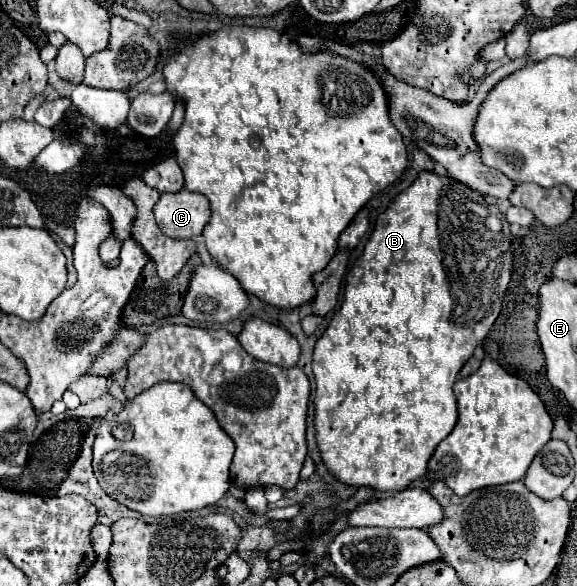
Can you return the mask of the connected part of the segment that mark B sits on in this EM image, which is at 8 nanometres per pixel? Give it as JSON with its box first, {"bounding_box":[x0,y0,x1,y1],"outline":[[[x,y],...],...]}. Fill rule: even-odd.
{"bounding_box":[313,172,513,492],"outline":[[[419,172],[417,180],[405,188],[401,194],[397,194],[385,212],[381,212],[375,220],[375,230],[363,248],[361,256],[355,260],[351,268],[351,276],[345,280],[345,292],[341,308],[335,312],[333,320],[329,322],[327,330],[315,344],[313,354],[313,374],[317,382],[315,390],[315,428],[317,428],[317,444],[323,456],[323,462],[327,468],[341,480],[351,486],[373,486],[381,492],[397,492],[411,484],[411,480],[423,478],[427,472],[427,460],[437,448],[437,444],[453,430],[457,422],[457,404],[453,396],[453,384],[457,380],[459,370],[463,364],[473,356],[475,346],[489,334],[493,328],[493,322],[497,320],[501,312],[501,304],[505,298],[505,292],[511,282],[511,270],[513,270],[513,250],[511,250],[511,230],[505,216],[499,212],[497,206],[489,204],[485,198],[475,200],[469,196],[469,188],[465,184],[453,182],[449,176],[439,176],[435,172]],[[467,202],[473,202],[477,214],[467,208]]]}

